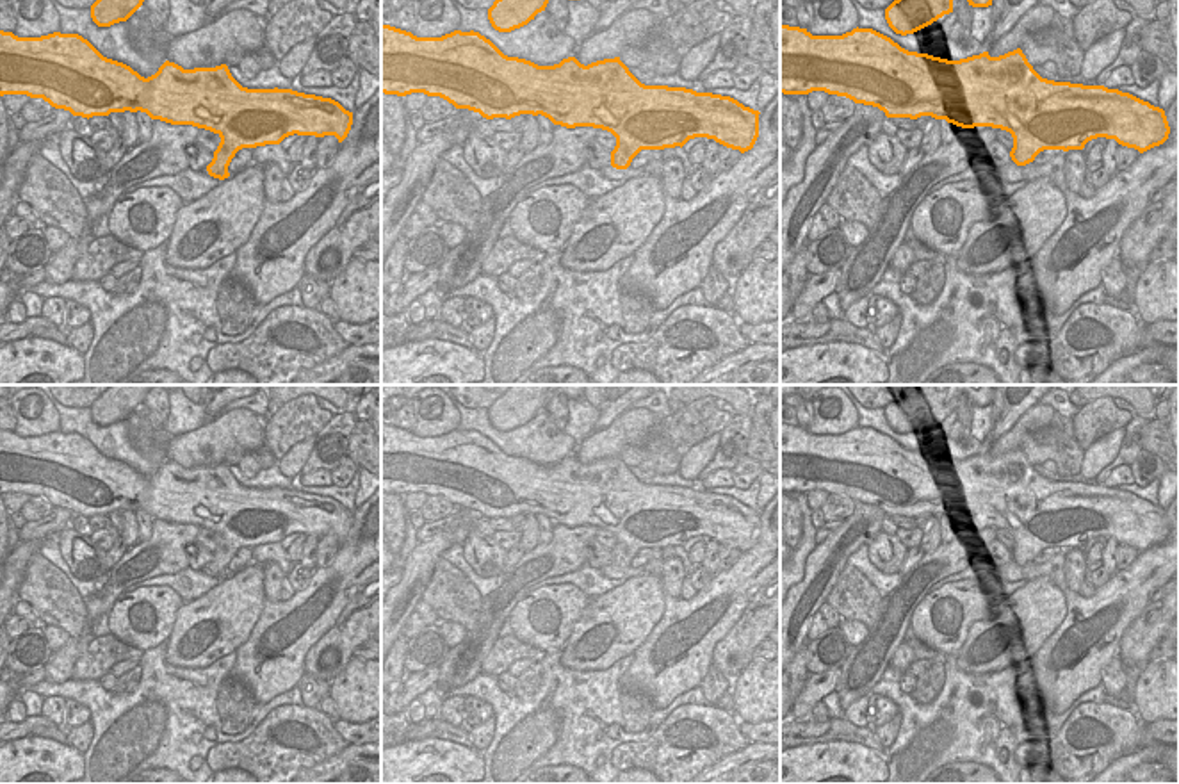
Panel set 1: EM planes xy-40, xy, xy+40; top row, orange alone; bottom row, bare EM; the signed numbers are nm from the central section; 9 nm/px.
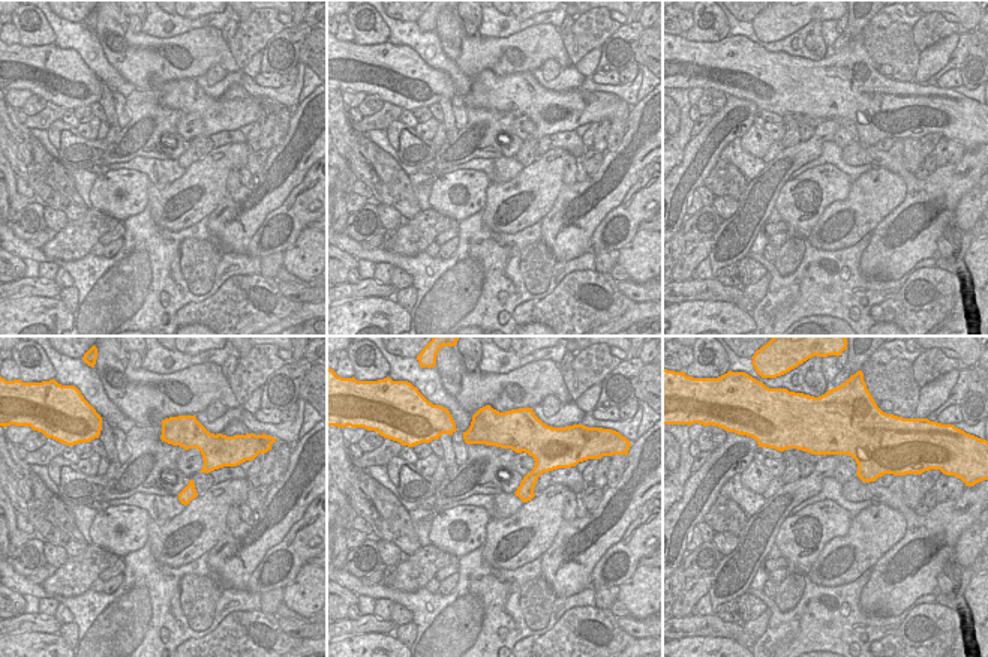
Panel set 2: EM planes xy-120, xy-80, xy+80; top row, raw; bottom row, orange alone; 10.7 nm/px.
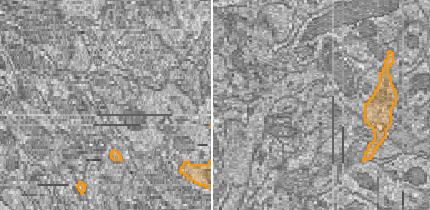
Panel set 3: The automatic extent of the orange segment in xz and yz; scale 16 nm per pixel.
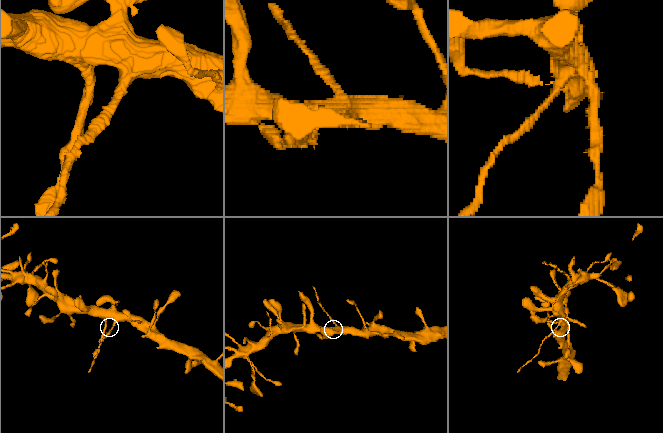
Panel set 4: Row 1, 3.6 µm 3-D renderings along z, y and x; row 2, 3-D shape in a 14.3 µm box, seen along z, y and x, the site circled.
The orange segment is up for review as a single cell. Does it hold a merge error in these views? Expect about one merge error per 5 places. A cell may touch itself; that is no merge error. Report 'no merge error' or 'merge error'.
merge error

